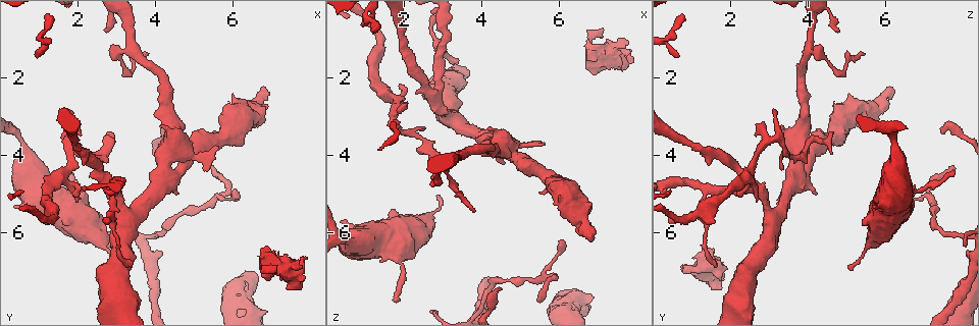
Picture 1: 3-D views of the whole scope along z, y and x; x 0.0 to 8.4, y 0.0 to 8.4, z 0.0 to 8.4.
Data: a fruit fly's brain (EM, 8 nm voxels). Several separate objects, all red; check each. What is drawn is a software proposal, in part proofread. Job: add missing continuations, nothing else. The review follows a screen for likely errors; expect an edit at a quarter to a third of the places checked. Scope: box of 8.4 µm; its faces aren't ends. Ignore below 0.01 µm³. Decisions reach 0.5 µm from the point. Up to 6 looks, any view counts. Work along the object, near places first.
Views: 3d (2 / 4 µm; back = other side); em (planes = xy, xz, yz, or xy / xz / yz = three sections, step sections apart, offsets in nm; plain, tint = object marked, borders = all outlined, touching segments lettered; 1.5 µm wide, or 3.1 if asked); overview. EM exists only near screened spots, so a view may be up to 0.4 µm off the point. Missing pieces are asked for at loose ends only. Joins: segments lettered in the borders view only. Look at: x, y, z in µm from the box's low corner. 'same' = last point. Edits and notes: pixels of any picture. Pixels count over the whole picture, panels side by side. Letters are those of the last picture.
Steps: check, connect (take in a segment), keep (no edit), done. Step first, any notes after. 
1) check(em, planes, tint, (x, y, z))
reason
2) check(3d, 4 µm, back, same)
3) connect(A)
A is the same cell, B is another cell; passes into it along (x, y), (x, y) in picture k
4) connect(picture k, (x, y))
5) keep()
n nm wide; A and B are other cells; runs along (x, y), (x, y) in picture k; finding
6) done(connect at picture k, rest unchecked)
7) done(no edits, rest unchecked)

check(em, planes, tint, (6.75, 2.20, 6.10))
end of a long branch

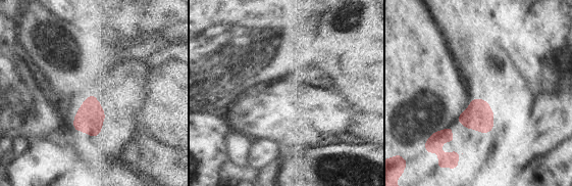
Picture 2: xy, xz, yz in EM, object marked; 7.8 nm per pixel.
check(em, planes, borders, same)

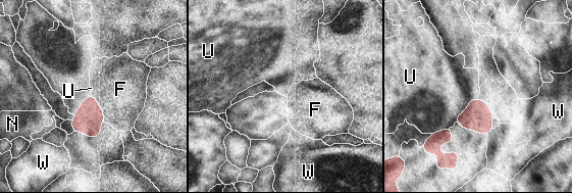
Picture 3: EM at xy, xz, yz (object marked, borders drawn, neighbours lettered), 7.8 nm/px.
connect(F)
F is the same cell, N, U and W are other cells; passes into it along (88, 119), (100, 107), (120, 89) in picture 3; it goes on there

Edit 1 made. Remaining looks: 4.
check(overview)
redraw

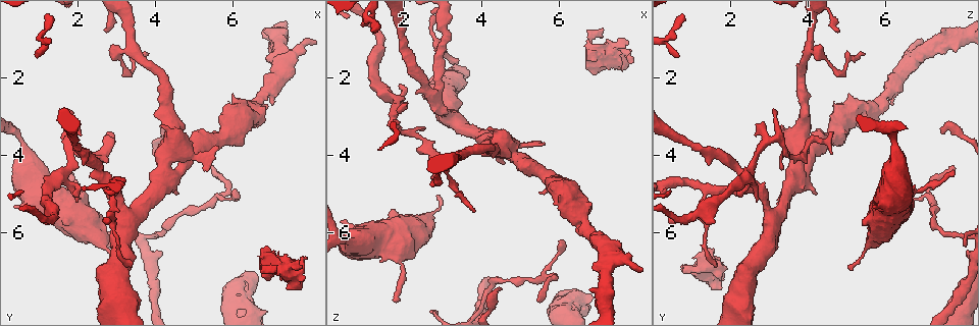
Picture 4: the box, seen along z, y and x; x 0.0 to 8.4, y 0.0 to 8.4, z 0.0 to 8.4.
check(3d, 4 µm, (2.00, 5.20, 2.65))

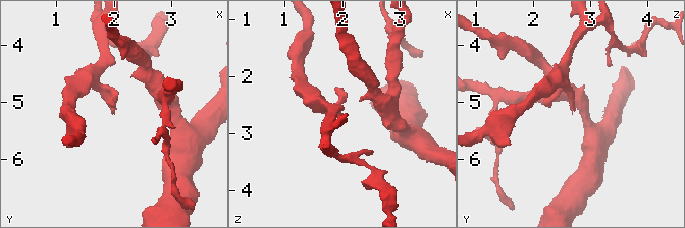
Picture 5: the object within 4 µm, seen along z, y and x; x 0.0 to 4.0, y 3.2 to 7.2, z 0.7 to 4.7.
check(em, planes, plain, (2.00, 5.25, 2.65))
now the EM

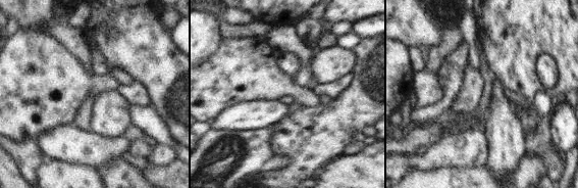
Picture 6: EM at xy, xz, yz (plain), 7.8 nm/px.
check(em, planes, borders, same)

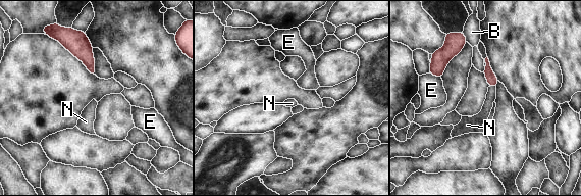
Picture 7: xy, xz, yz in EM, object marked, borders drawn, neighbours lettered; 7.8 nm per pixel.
connect(N)
E touches over 100 nm; N is the same cell, B and E are other cells; passes into it along (492, 81), (492, 86), (483, 115) in picture 7; the cell continues

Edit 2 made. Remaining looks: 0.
done(connect at picture 3, connect at picture 7, rest unchecked)

